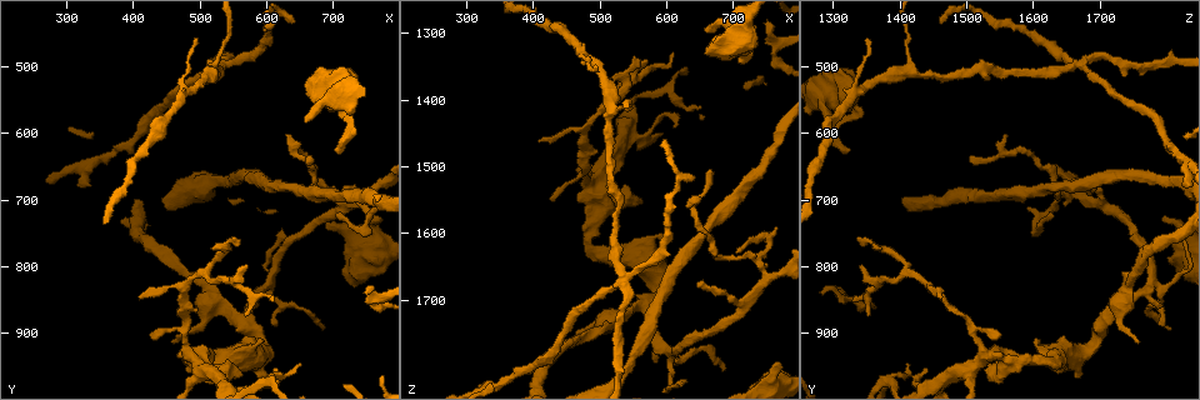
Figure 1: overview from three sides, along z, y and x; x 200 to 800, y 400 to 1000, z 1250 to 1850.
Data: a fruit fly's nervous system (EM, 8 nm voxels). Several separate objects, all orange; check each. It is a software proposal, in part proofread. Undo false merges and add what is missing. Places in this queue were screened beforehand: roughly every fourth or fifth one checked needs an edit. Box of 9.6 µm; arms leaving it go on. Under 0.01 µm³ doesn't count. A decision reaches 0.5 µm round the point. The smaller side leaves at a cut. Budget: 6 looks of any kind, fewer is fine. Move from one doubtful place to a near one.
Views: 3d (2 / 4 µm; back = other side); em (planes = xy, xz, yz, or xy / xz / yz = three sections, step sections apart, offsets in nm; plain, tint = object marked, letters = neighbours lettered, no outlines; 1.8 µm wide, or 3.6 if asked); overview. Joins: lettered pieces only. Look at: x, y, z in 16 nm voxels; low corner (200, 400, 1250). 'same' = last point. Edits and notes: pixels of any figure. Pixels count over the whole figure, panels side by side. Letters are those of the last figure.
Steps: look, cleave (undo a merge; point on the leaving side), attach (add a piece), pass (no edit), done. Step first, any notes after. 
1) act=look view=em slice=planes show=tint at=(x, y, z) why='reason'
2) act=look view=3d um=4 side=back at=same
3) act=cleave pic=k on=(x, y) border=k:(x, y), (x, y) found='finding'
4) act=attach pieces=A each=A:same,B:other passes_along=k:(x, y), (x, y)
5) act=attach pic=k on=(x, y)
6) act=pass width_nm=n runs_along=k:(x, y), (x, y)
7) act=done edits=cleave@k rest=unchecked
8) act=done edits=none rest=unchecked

act=look view=em slice=xz step=4 show=tint at=(535, 500, 1665) why='four arms meet'

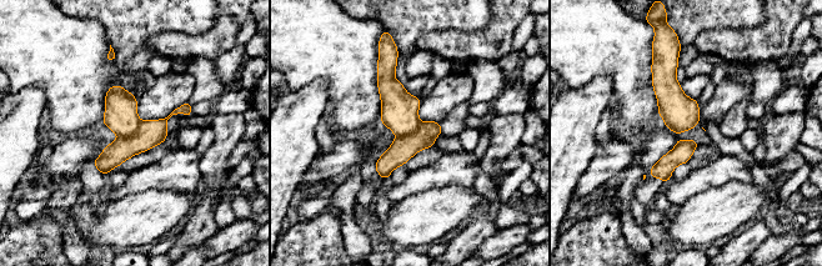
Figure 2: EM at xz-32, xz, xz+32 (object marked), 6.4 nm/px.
act=look view=em slice=planes show=letters at=same

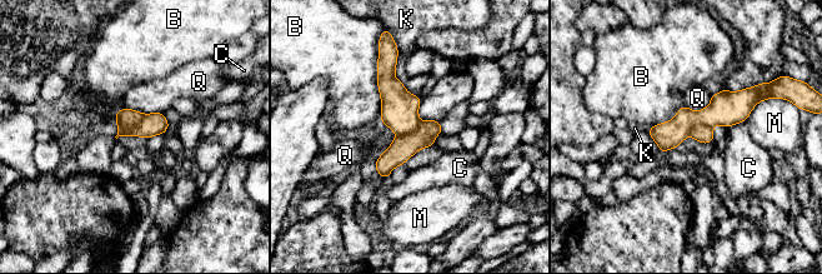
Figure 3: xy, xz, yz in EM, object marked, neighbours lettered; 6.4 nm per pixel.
act=cleave pic=3 on=(701, 133) width_nm=170 each=B:other,C:other,K:other,M:other,Q:other border=3:(711, 128), (696, 123), (688, 134) found='two neurons meet here'

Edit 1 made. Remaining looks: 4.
act=look view=overview

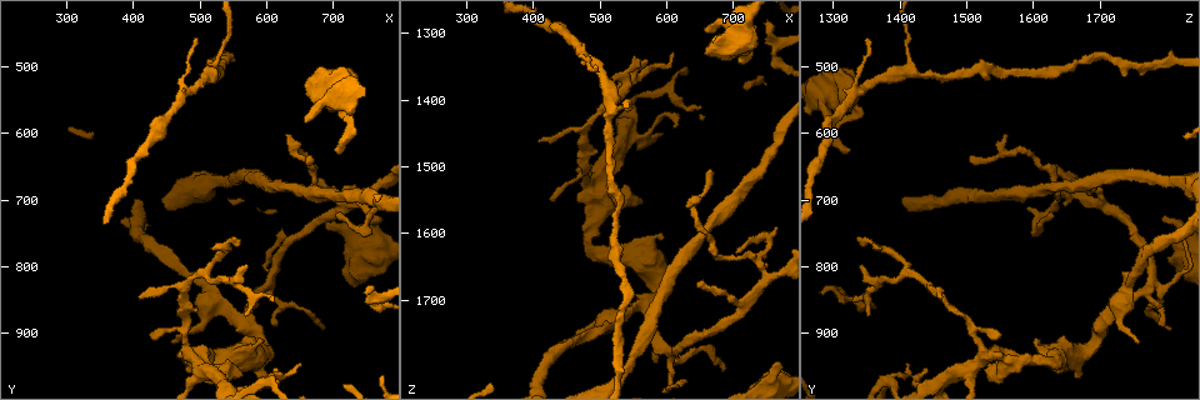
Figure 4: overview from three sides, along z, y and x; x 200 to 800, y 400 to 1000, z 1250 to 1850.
act=look view=em slice=planes show=letters at=(660, 530, 1330) why='branch stops here'

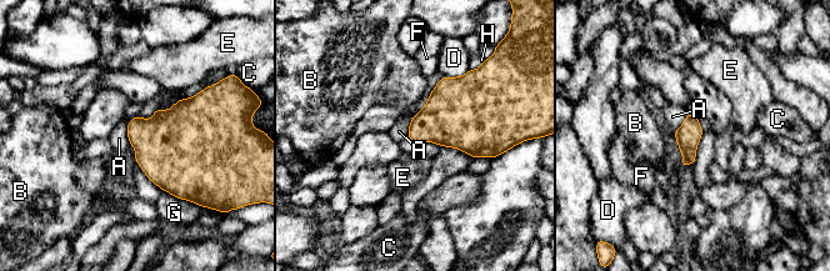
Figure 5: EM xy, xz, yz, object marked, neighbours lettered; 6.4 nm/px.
act=pass each=A:other,B:other,C:other,D:other,E:other,F:other,G:other,H:other found='no lettered piece goes on from it'

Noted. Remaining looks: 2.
act=done edits=cleave@3 rest=unchecked

